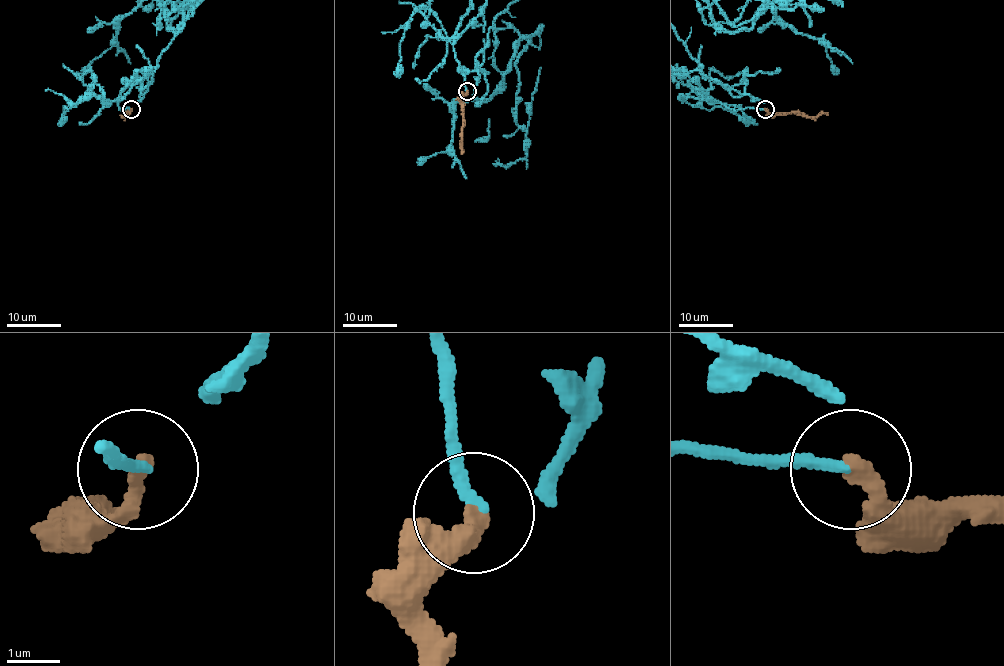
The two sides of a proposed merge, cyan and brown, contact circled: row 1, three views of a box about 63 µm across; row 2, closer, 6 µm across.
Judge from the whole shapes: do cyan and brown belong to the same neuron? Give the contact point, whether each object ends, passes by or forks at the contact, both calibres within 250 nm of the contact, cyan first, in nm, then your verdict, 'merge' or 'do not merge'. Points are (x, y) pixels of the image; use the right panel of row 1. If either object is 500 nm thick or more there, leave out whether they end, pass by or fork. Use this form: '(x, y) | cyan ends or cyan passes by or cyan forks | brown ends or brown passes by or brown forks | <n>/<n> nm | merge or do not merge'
(765, 109) | cyan ends | brown ends | 200/360 nm | do not merge

